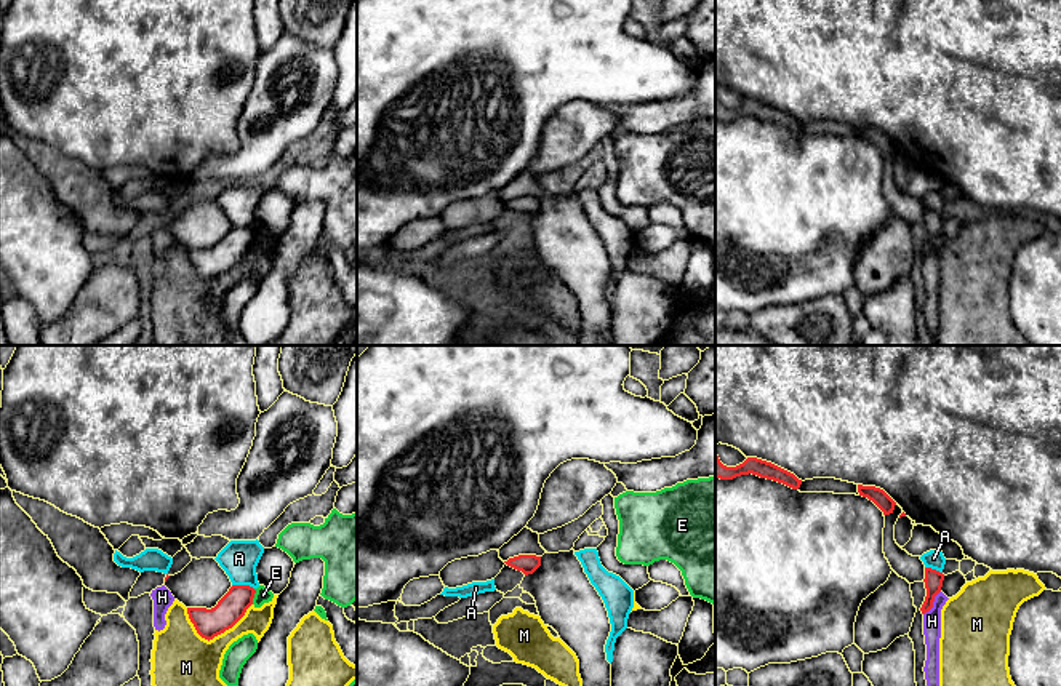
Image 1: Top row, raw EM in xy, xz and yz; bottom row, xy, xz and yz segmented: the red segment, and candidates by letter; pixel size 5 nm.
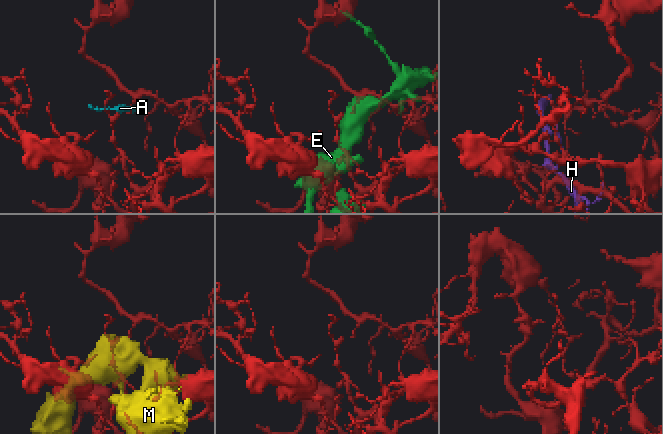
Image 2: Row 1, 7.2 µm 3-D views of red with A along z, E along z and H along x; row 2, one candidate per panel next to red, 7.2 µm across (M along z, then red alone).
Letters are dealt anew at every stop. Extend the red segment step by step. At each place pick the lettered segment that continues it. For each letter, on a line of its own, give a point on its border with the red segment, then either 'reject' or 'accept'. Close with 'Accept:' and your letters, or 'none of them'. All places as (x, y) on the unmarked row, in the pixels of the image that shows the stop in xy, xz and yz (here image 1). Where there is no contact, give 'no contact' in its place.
A: meets red in xy at (244, 227); reject
E: meets red in xy at (253, 239); reject
H: meets red in yz at (932, 245); reject
M: meets red in xy at (216, 277); reject
Accept: none of them

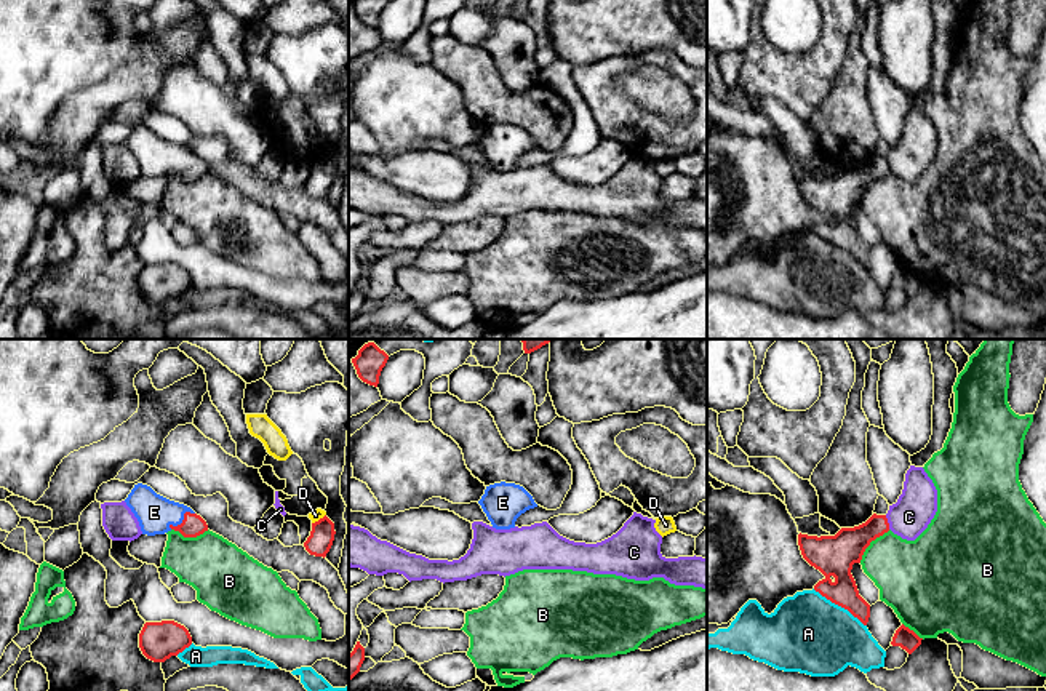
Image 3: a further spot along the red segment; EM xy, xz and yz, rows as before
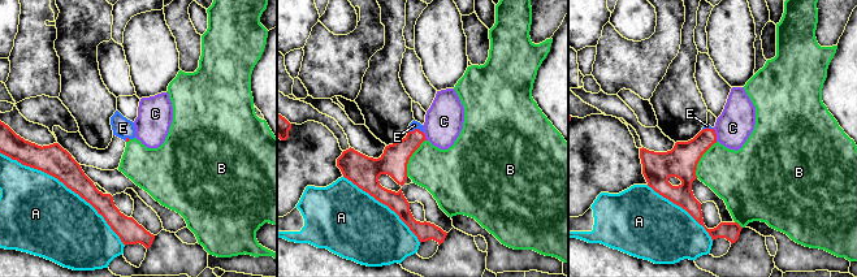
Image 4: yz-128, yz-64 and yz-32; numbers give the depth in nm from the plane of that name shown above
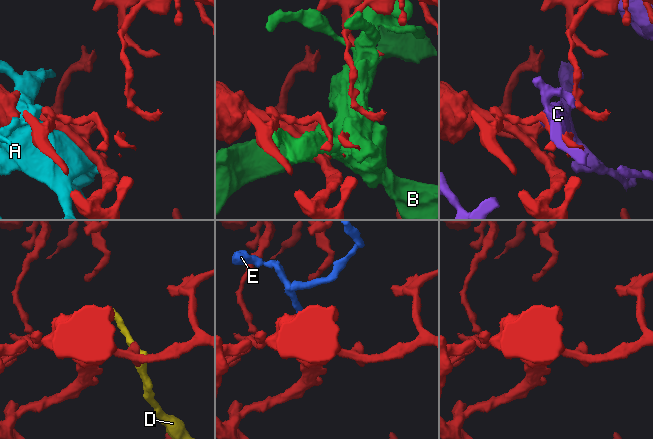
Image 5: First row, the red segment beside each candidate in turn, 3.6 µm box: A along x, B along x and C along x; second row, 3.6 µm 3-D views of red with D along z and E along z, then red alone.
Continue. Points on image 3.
A: meets red in yz at (840, 247); reject
B: meets red in yz at (870, 183); reject
C: meets red in yz at (886, 163); reject
D: meets red in xy at (320, 160); reject
E: meets red in xy at (183, 162); accept
Accept: E

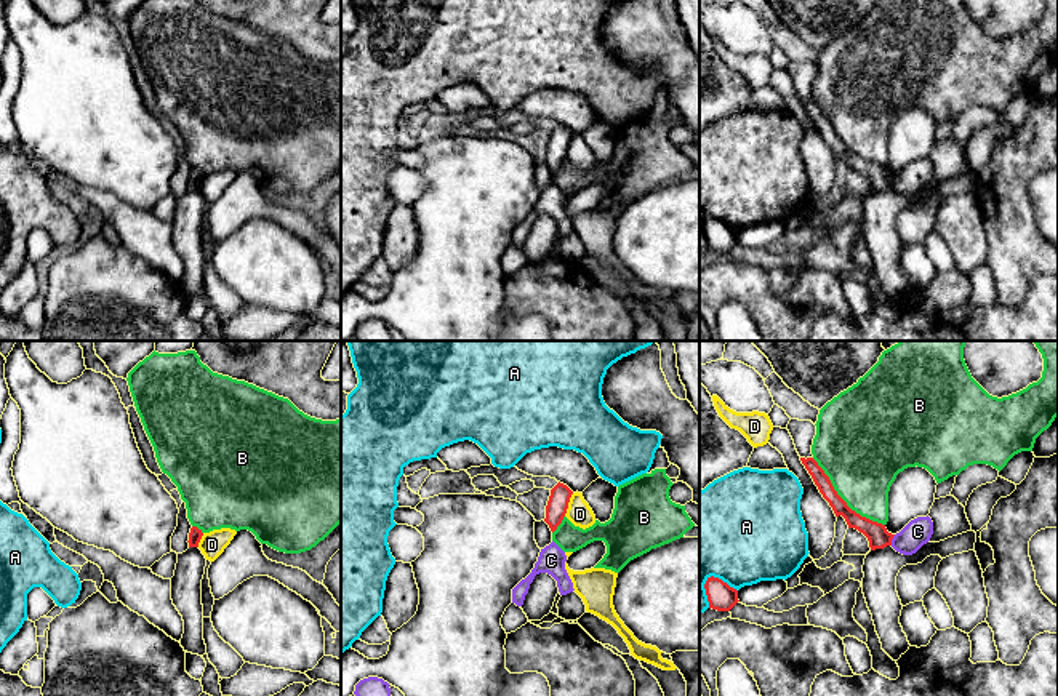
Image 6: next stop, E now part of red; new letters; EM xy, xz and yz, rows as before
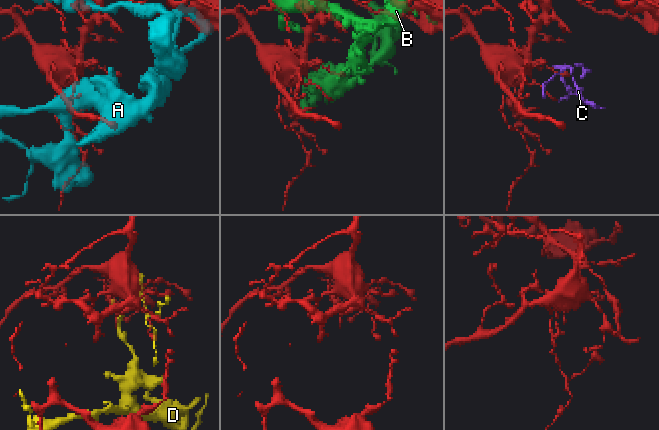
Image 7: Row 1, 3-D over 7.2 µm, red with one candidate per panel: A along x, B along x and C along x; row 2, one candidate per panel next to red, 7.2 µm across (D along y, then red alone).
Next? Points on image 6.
A: meets red in yz at (721, 221); reject
B: meets red in yz at (842, 141); reject
C: meets red in yz at (892, 180); reject
D: meets red in xz at (567, 146); reject
Accept: none of them

